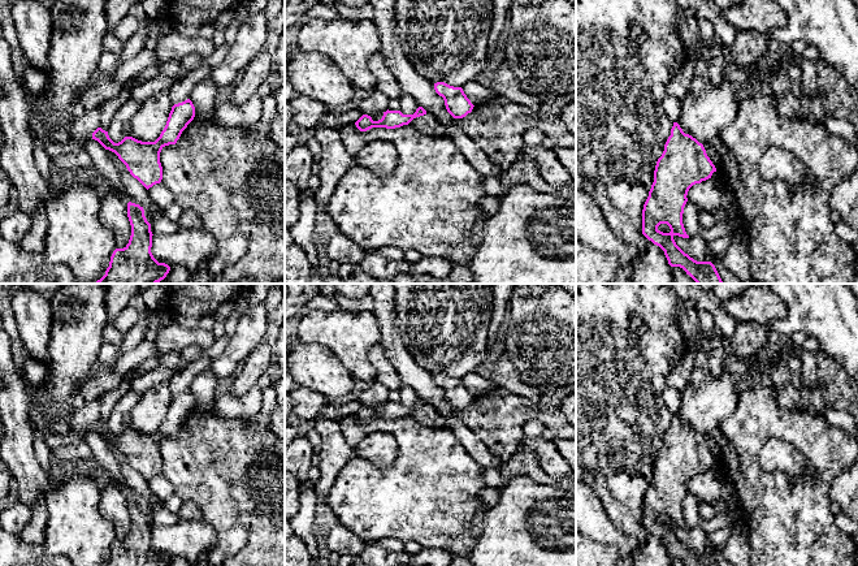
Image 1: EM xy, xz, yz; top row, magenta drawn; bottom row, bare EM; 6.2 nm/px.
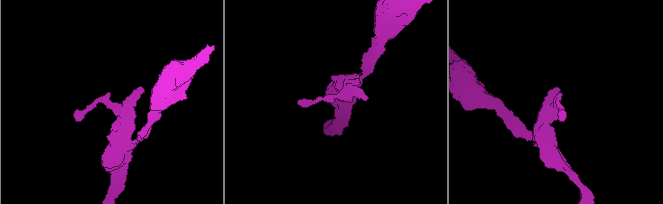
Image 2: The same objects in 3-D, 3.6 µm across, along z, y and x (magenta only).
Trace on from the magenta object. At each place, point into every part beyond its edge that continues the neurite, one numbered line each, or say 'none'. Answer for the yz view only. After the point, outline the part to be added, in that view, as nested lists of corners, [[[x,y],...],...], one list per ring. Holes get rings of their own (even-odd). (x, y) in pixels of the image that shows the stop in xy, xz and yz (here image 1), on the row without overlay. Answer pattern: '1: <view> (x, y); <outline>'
none

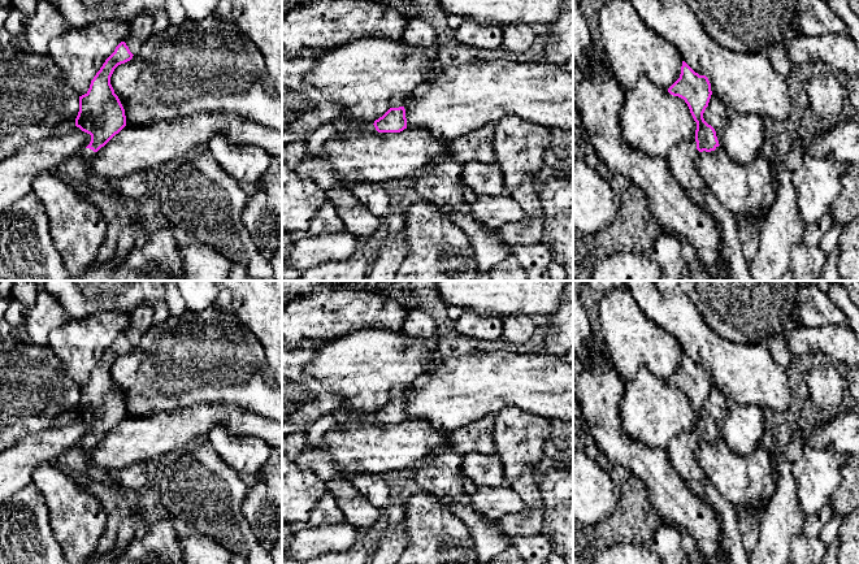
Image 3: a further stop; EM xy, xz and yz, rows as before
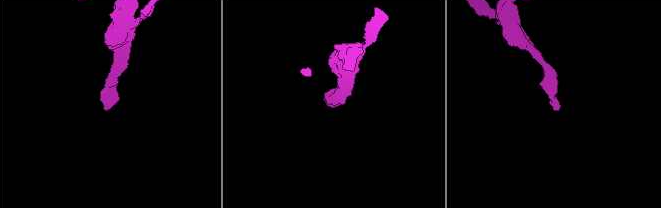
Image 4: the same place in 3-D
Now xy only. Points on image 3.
1: xy (99, 474); [[[83,439],[81,442],[81,446],[82,446],[84,461],[86,461],[86,465],[87,465],[87,474],[95,482],[101,482],[101,483],[107,485],[109,489],[116,490],[116,491],[120,490],[121,485],[116,480],[114,474],[107,472],[103,468],[94,467],[91,464],[91,452],[92,452],[95,443],[90,439]]]

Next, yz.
1: yz (681, 450); [[[682,433],[672,438],[665,447],[673,469],[687,486],[691,481],[700,482],[704,478],[695,455],[698,447],[697,433]]]

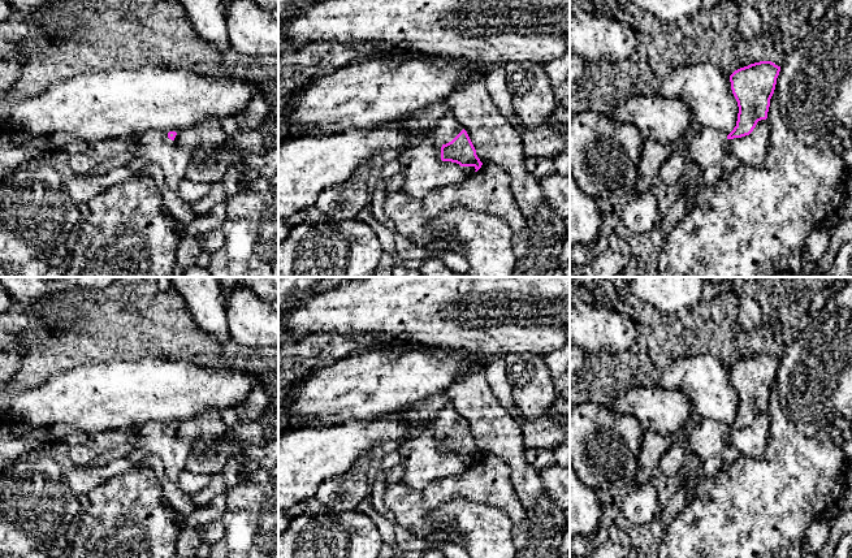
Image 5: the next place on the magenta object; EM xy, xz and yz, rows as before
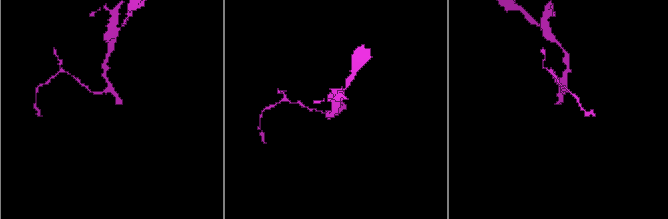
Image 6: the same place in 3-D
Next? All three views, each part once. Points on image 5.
1: xz (446, 419); [[[449,402],[433,416],[431,427],[437,432],[437,434],[446,436],[462,421],[462,416],[454,410],[451,402]]]

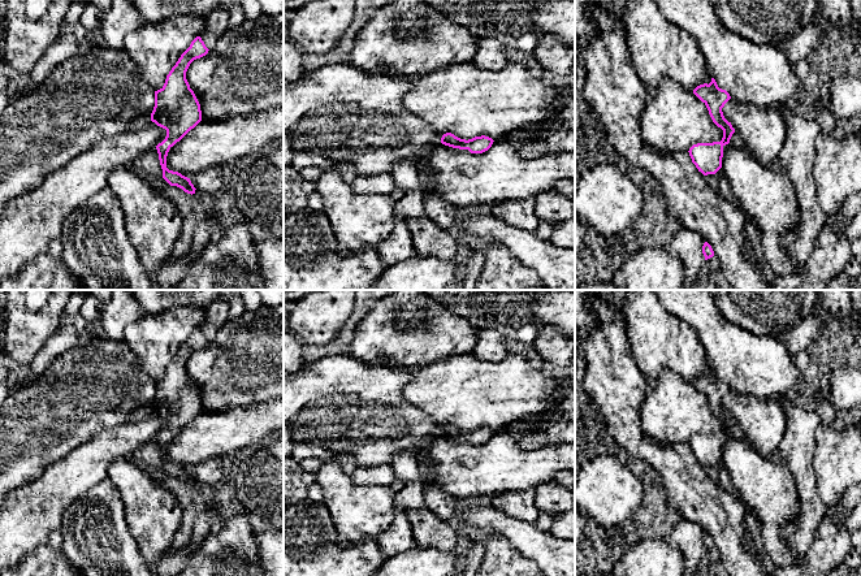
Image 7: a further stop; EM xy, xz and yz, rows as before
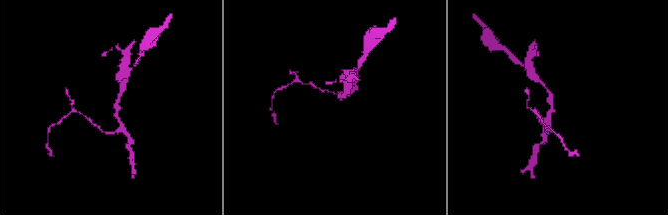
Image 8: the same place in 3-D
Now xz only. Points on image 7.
none

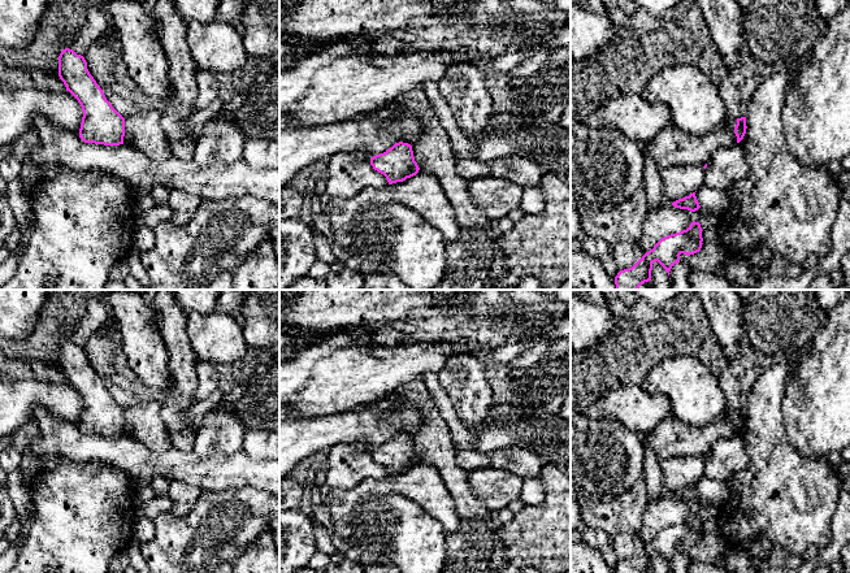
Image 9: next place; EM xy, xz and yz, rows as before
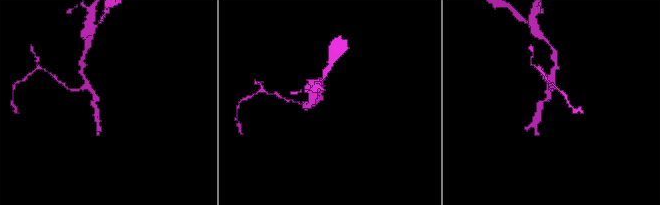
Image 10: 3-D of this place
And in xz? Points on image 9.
none

